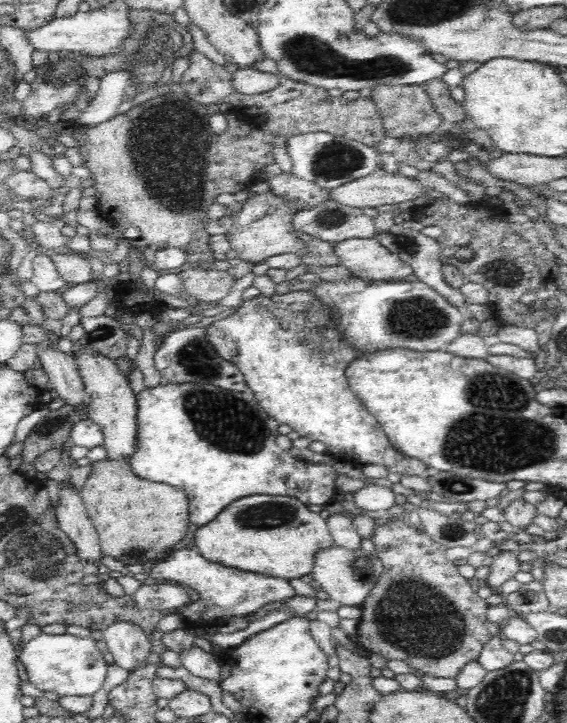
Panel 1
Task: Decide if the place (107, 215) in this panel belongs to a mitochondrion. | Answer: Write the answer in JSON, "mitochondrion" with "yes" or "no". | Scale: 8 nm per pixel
{"mitochondrion":"no"}

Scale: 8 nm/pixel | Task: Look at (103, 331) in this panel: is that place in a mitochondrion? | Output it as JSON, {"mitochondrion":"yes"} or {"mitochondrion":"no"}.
{"mitochondrion":"yes"}

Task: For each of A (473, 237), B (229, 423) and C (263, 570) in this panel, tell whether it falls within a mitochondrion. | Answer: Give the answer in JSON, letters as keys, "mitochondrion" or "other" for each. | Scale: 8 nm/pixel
{"A":"other","B":"mitochondrion","C":"other"}

